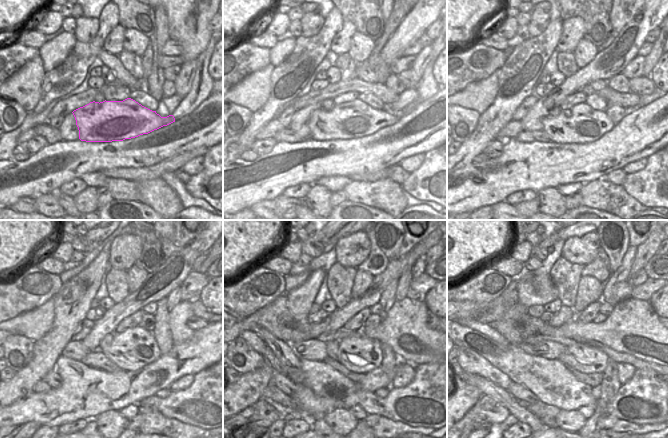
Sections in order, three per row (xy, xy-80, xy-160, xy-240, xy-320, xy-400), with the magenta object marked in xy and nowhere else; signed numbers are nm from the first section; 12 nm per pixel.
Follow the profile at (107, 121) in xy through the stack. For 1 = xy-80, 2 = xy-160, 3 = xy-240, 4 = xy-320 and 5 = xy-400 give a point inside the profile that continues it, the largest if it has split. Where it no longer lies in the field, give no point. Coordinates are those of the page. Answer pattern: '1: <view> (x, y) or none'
1: xy-80 (355, 119)
2: xy-160 (581, 123)
3: xy-240 (135, 348)
4: xy-320 (358, 353)
5: xy-400 (588, 360)

